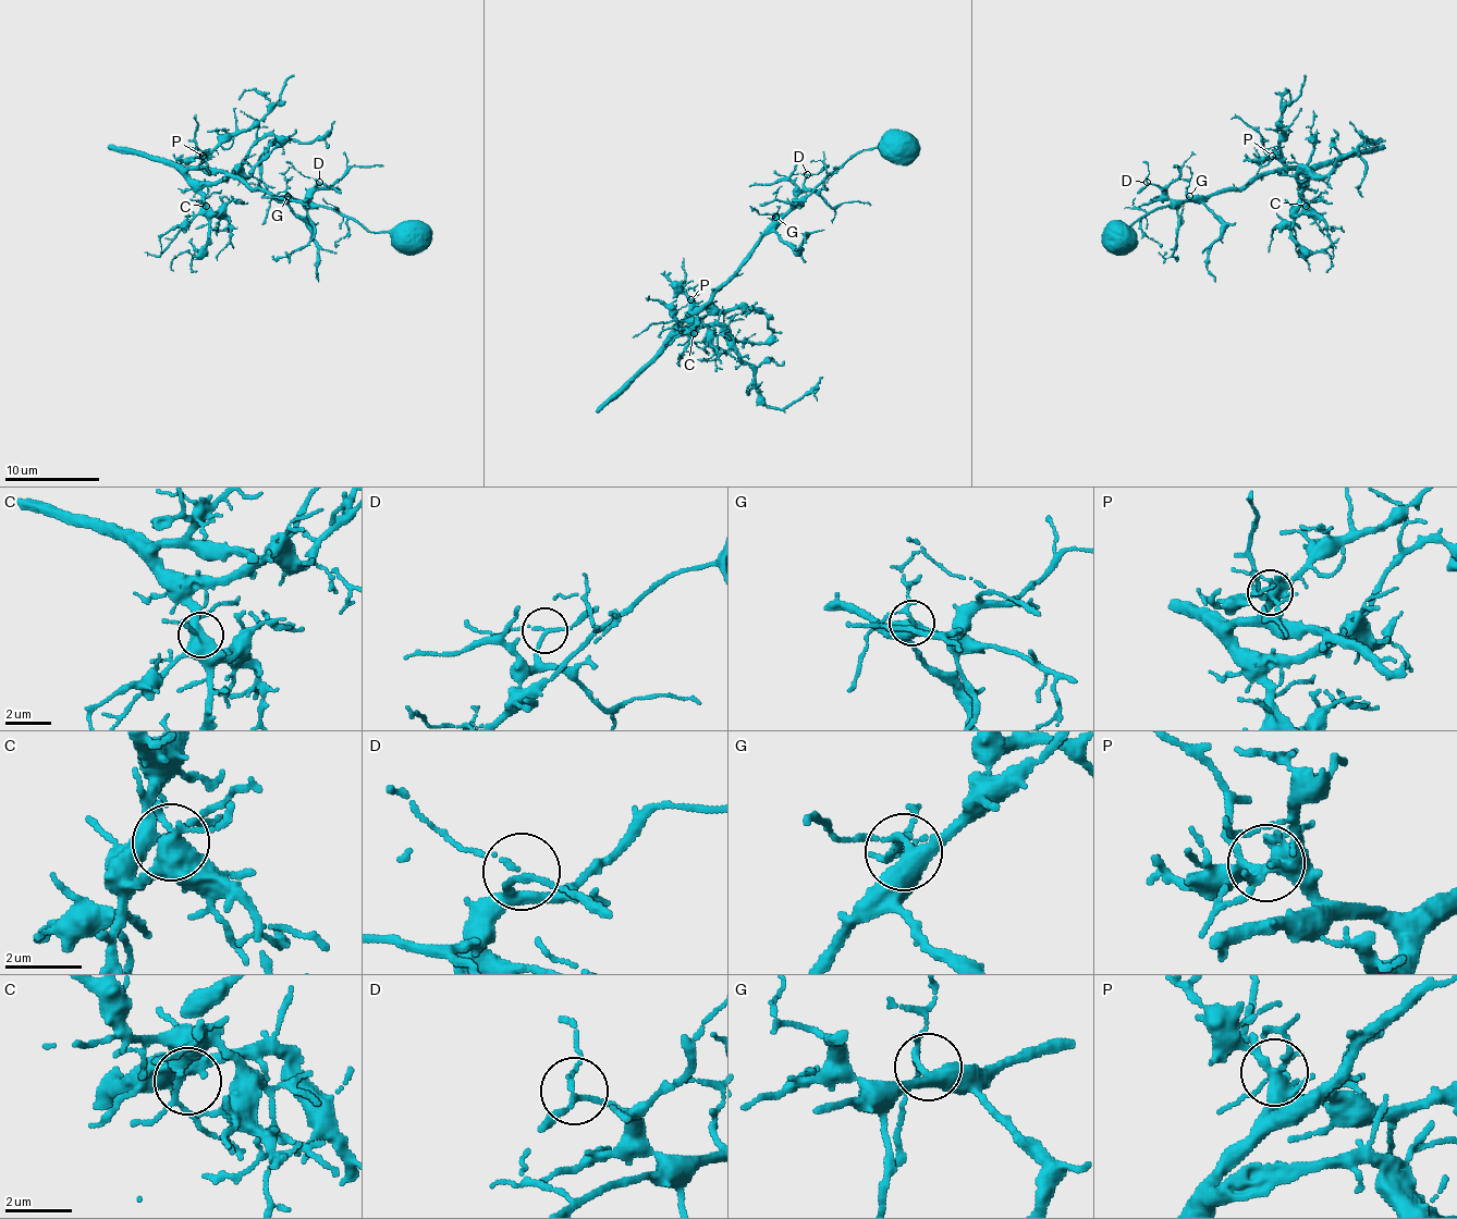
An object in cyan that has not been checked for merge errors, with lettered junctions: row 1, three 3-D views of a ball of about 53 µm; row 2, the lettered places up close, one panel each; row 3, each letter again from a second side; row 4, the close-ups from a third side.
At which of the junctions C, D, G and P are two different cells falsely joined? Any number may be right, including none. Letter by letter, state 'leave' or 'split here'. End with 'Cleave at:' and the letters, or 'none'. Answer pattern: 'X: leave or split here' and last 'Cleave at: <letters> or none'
C: leave
D: leave
G: leave
P: leave
Cleave at: none

